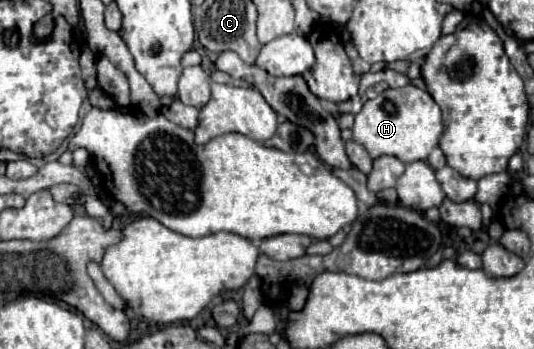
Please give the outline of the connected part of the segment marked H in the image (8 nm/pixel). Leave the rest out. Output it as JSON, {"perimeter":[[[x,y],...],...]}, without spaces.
{"perimeter":[[[407,85],[401,89],[383,91],[379,97],[369,99],[355,115],[353,141],[363,145],[367,153],[377,159],[379,155],[393,155],[403,163],[425,161],[431,149],[439,143],[443,133],[441,109],[433,97],[419,87]]]}

